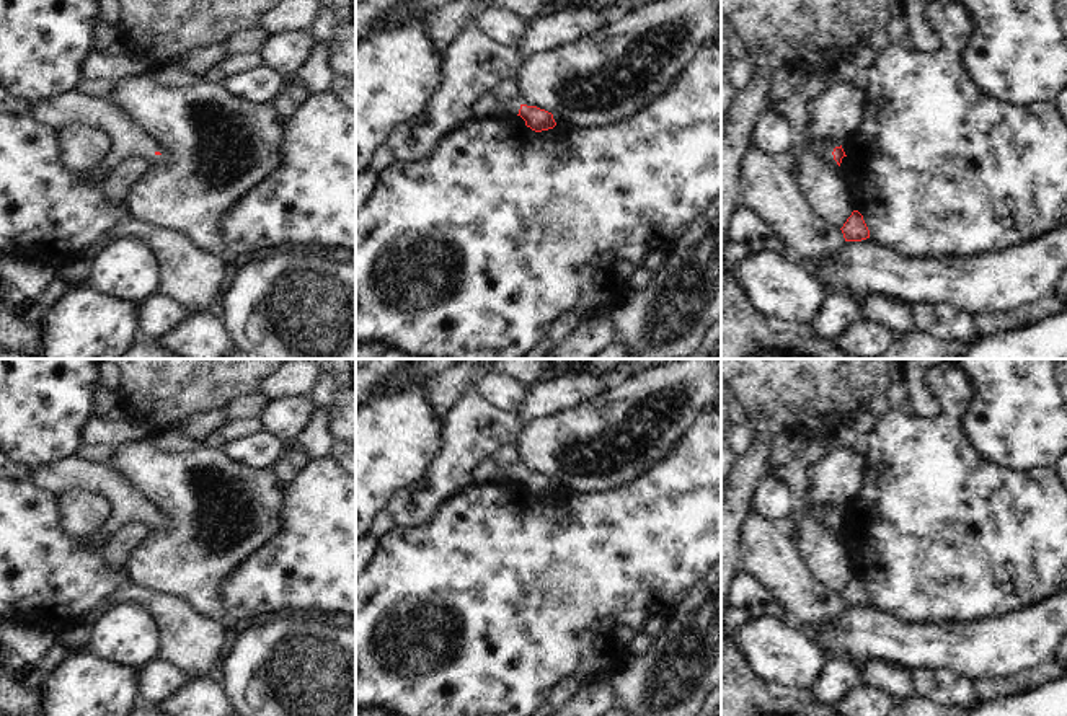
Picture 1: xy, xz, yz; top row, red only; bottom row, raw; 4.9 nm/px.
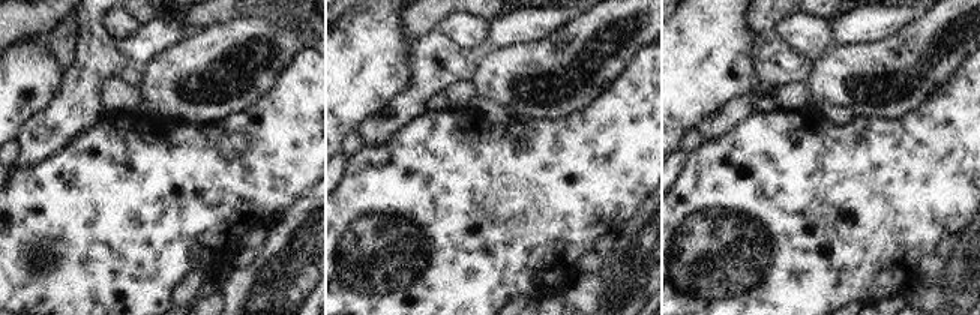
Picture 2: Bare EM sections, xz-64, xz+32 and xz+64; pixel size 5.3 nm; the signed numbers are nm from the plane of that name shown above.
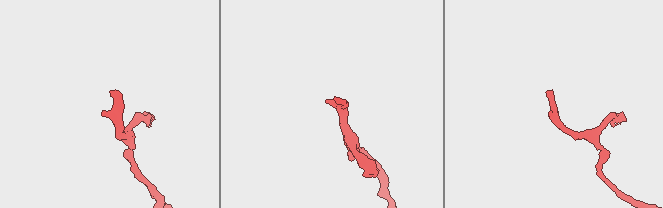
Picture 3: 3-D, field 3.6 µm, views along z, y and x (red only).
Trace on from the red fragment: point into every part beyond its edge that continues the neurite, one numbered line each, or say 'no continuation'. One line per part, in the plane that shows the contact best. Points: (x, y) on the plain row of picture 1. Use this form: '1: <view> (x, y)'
1: xz (488, 470)

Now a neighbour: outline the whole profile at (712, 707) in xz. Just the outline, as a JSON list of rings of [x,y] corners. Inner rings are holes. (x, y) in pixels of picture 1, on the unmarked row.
[[[721,683],[703,700],[697,716],[721,716]]]

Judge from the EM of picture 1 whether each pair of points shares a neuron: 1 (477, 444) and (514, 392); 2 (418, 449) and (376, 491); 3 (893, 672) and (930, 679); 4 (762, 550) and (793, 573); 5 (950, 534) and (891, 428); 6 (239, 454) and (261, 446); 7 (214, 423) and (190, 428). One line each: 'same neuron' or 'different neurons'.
1: different neurons
2: same neuron
3: different neurons
4: same neuron
5: same neuron
6: same neuron
7: same neuron

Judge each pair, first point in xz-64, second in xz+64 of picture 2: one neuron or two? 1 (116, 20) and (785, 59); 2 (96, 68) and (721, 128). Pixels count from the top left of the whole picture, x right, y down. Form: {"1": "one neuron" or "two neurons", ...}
{"1": "two neurons", "2": "one neuron"}

